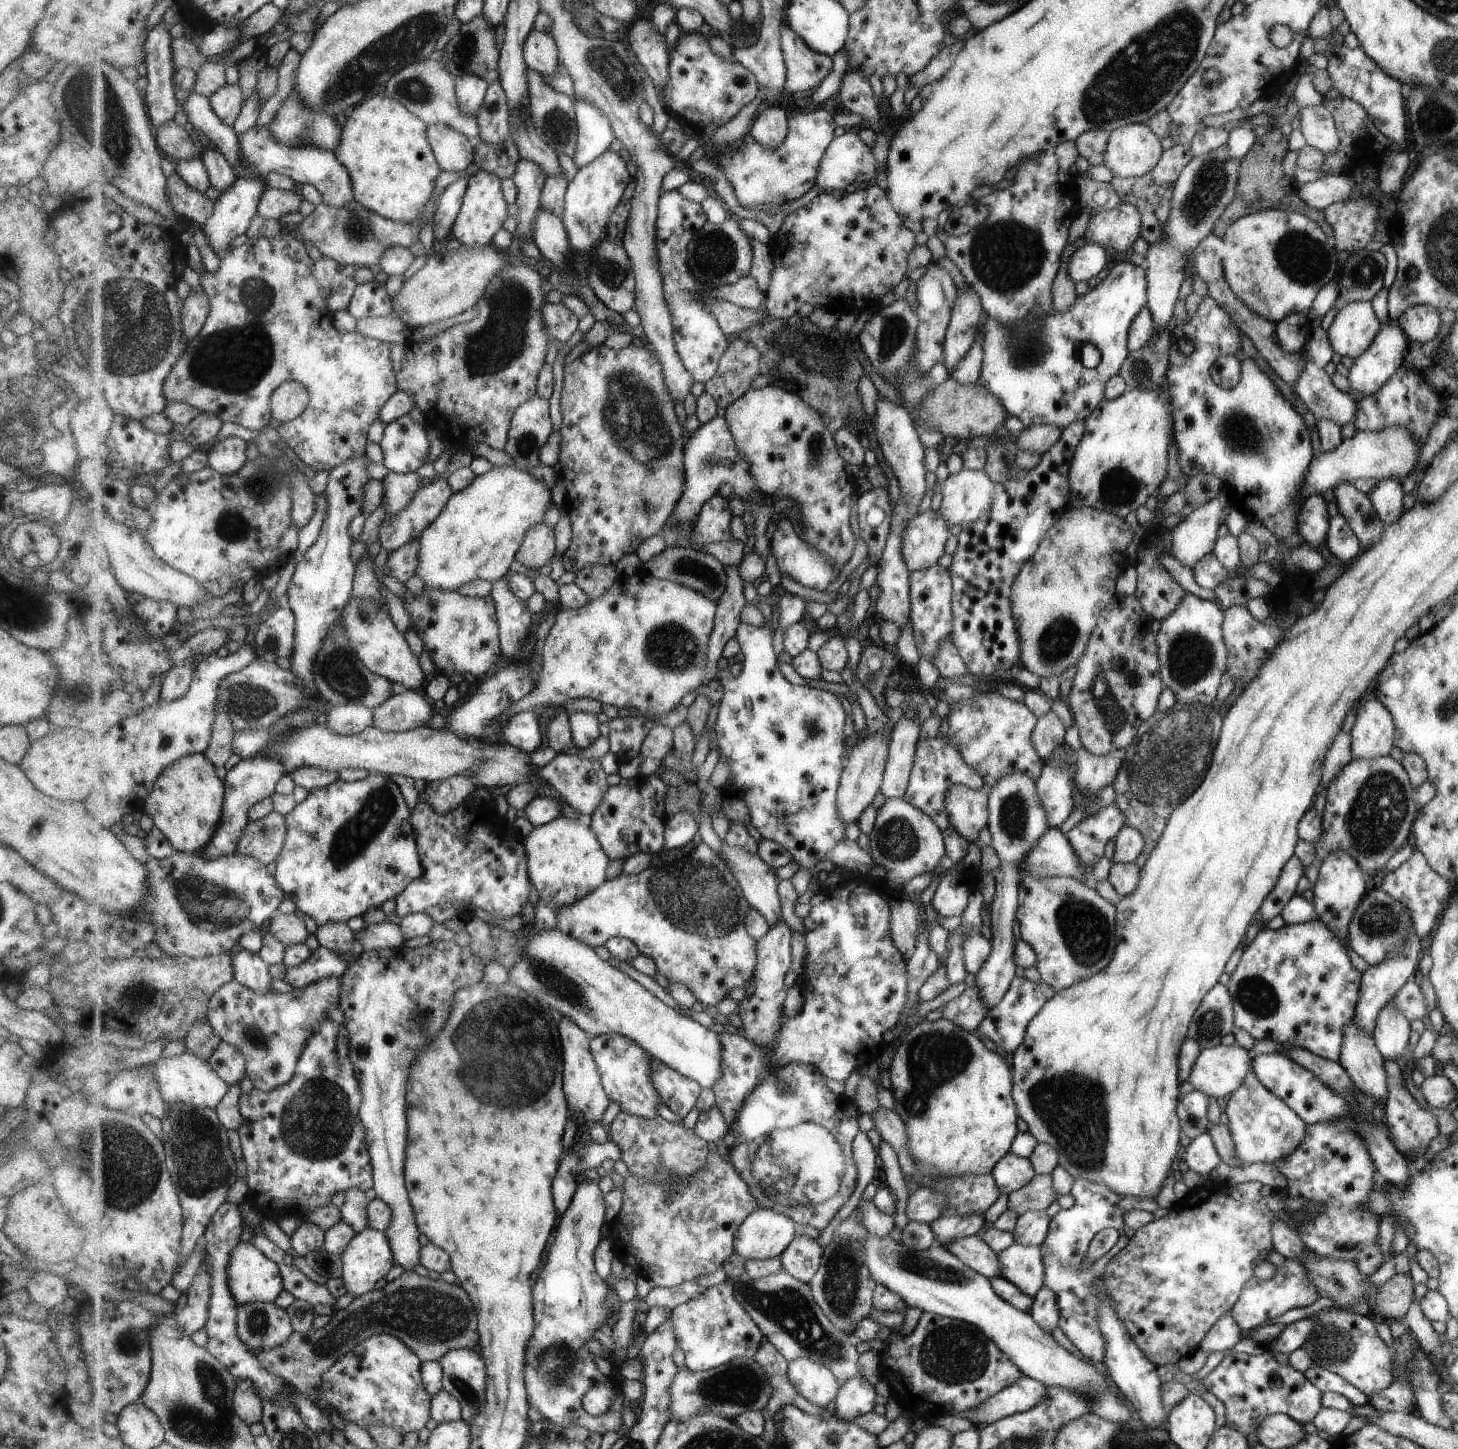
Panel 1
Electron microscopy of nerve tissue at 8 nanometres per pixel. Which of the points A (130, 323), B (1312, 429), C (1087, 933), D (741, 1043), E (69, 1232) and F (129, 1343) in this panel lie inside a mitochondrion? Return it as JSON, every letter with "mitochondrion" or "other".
{"A":"mitochondrion","B":"other","C":"mitochondrion","D":"other","E":"other","F":"mitochondrion"}

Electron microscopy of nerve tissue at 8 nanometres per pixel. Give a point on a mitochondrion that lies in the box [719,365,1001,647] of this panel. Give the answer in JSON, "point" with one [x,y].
{"point":[818,451]}

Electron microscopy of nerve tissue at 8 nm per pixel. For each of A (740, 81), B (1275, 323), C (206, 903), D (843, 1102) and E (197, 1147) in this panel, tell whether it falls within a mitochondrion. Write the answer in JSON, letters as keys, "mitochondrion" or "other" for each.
{"A":"other","B":"other","C":"mitochondrion","D":"other","E":"mitochondrion"}

